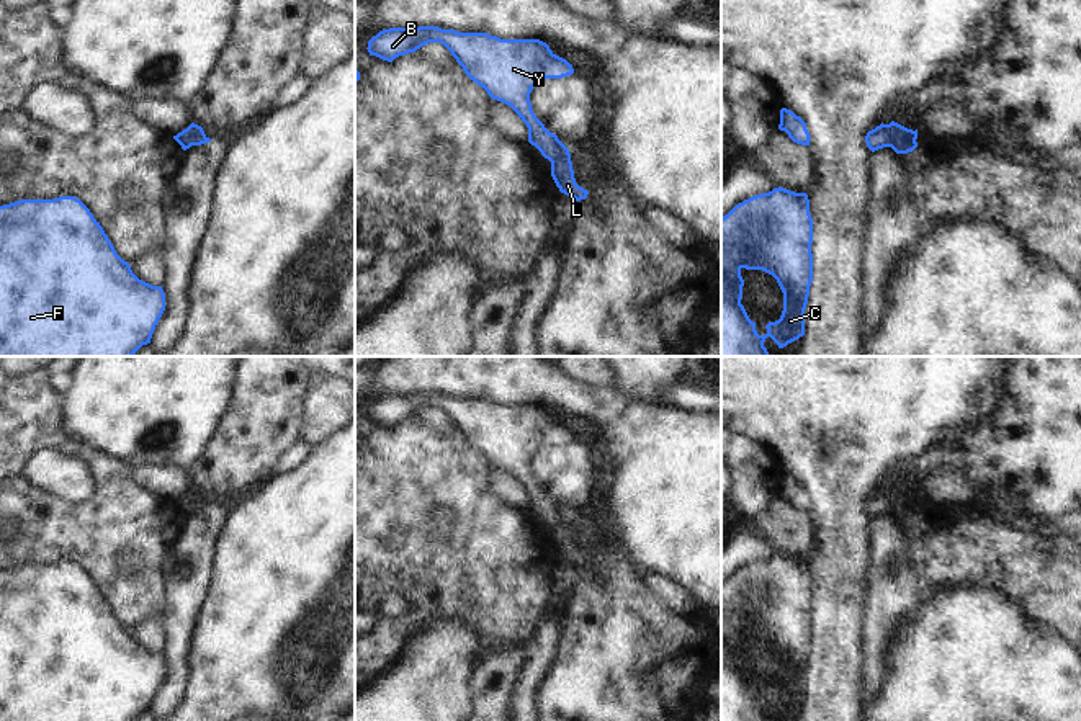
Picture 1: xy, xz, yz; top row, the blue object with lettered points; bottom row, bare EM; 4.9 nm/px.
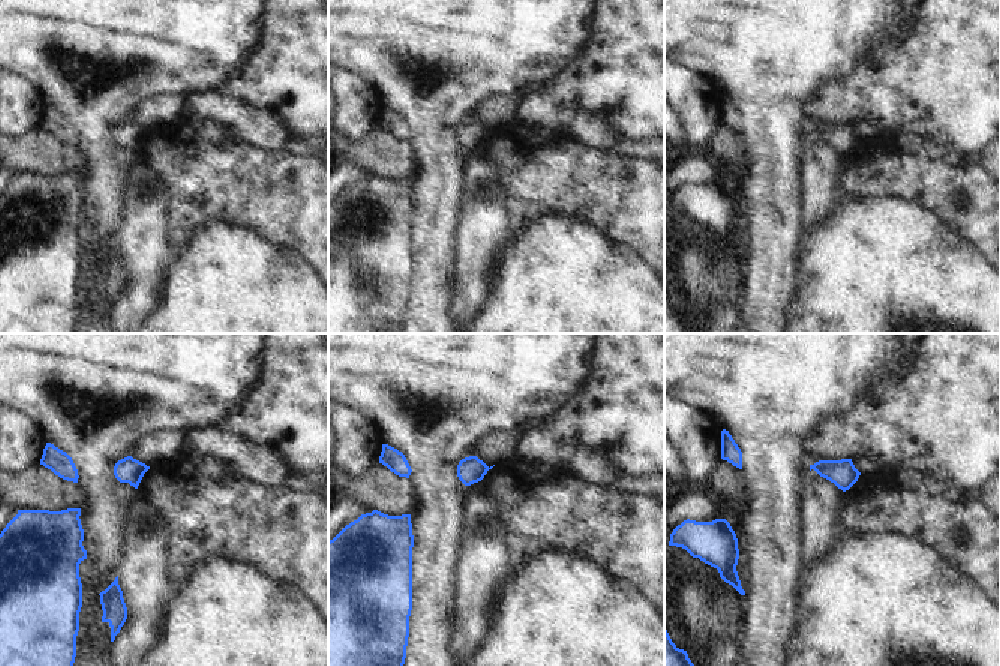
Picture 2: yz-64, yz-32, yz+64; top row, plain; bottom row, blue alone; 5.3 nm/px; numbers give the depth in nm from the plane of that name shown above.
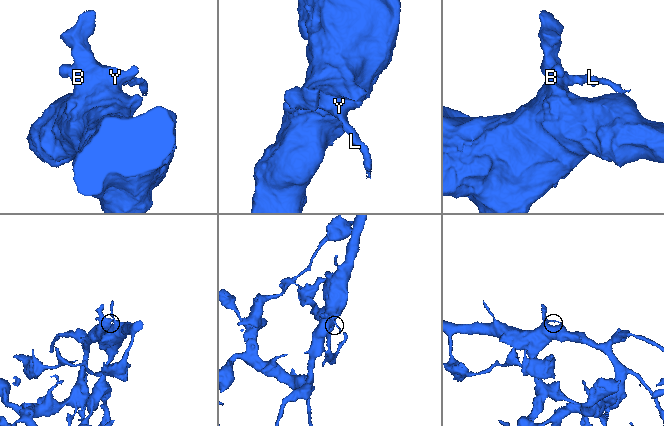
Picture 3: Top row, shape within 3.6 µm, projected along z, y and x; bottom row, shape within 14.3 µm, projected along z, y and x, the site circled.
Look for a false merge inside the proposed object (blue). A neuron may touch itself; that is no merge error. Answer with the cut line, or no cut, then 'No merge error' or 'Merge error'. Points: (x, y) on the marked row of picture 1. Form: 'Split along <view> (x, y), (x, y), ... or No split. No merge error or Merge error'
Split along yz (885, 125), (890, 134), (890, 146). Merge error.

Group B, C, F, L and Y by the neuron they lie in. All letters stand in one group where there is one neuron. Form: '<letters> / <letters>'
B C F Y / L

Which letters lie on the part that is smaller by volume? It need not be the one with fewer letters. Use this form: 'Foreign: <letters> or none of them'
Foreign: L

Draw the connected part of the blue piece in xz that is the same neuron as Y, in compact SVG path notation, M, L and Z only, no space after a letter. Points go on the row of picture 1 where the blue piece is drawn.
M438 26L419 28L389 28L379 31L368 41L370 56L392 62L399 56L415 52L428 43L442 43L464 74L482 87L492 100L509 105L528 128L528 142L535 146L545 159L553 162L556 157L569 152L569 149L549 132L535 116L530 103L533 87L546 78L563 78L574 74L572 65L556 56L549 46L540 39L500 39L487 33L460 33L455 29L442 29Z

